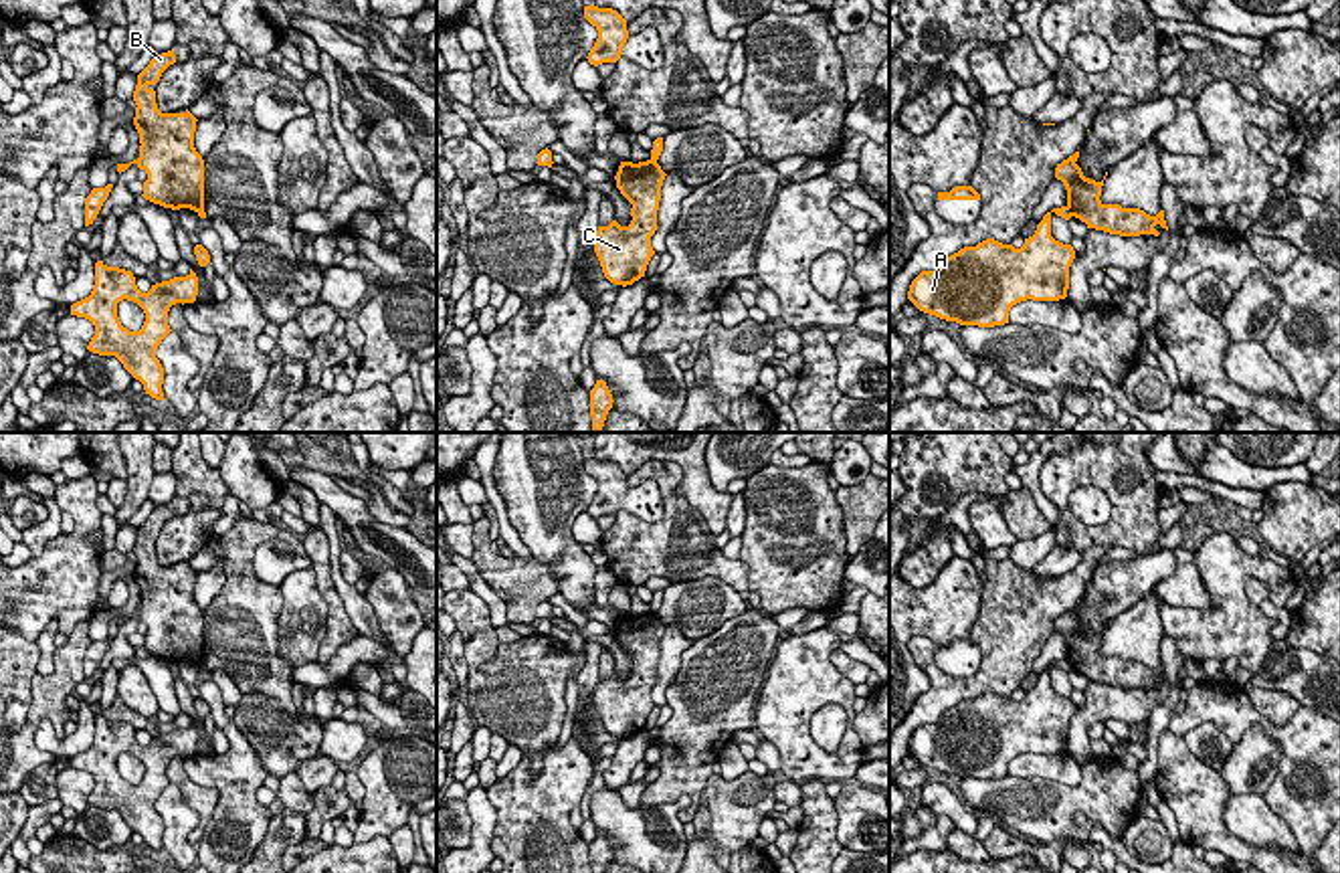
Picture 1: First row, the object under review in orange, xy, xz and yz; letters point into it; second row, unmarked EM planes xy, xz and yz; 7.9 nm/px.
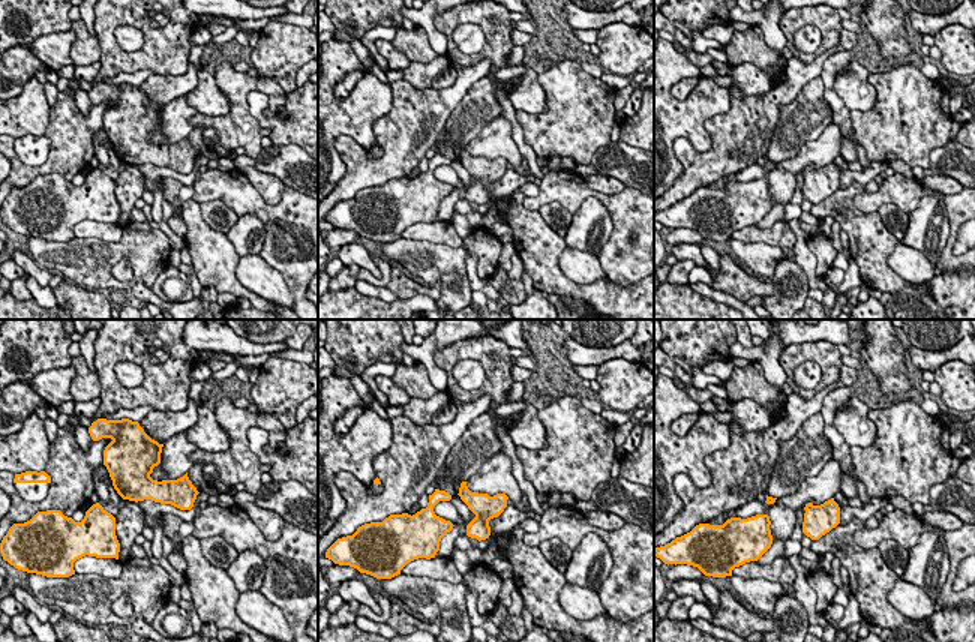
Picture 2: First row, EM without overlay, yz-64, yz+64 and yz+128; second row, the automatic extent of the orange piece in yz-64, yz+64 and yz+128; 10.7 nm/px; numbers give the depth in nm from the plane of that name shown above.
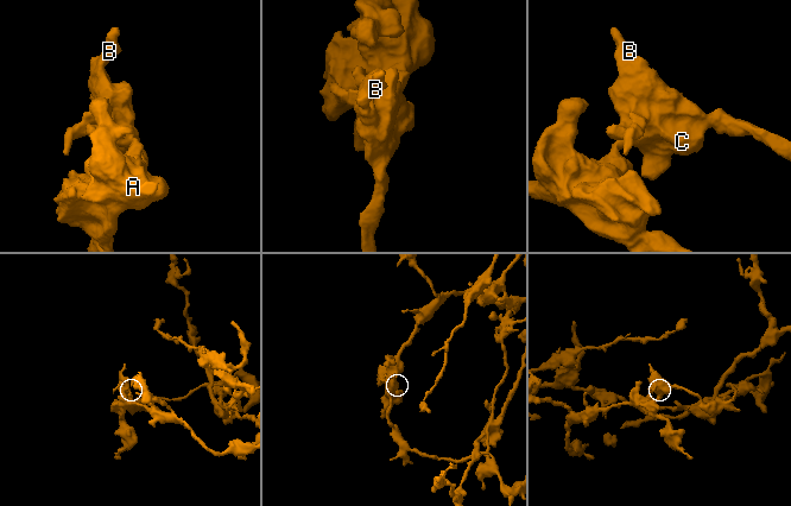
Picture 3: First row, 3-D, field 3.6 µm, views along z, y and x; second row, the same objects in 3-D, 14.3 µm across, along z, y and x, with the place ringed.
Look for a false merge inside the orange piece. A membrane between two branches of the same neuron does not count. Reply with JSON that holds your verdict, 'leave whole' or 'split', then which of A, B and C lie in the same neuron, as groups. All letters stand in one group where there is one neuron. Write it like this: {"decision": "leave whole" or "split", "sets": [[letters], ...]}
{"decision": "split", "sets": [["A"], ["B", "C"]]}

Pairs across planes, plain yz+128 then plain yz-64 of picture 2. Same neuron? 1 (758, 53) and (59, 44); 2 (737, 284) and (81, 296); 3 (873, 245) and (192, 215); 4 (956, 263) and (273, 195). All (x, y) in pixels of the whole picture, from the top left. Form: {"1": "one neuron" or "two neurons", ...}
{"1": "two neurons", "2": "one neuron", "3": "one neuron", "4": "two neurons"}

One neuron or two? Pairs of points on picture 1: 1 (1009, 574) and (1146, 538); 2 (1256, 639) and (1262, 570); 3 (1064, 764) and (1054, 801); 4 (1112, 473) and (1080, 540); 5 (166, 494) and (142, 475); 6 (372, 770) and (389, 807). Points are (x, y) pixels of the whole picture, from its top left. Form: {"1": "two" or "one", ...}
{"1": "two", "2": "one", "3": "two", "4": "one", "5": "two", "6": "one"}

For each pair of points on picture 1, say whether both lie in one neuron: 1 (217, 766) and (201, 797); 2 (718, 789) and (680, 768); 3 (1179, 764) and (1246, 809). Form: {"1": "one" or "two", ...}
{"1": "two", "2": "two", "3": "two"}

